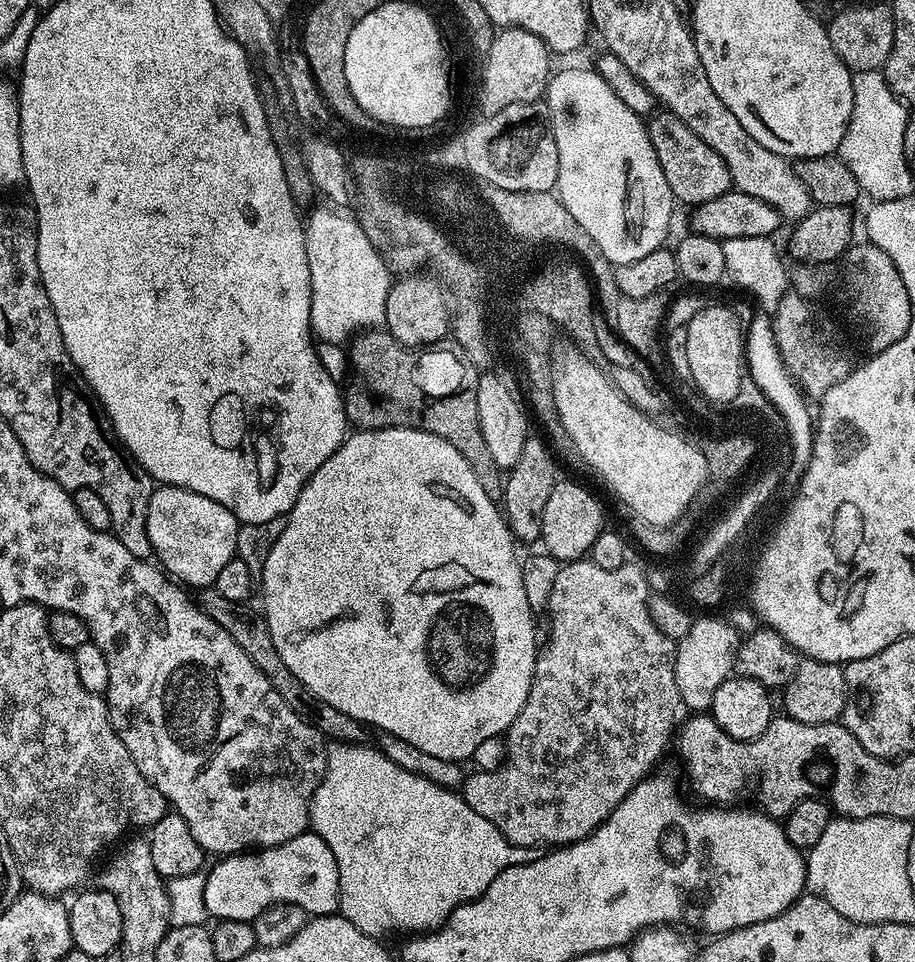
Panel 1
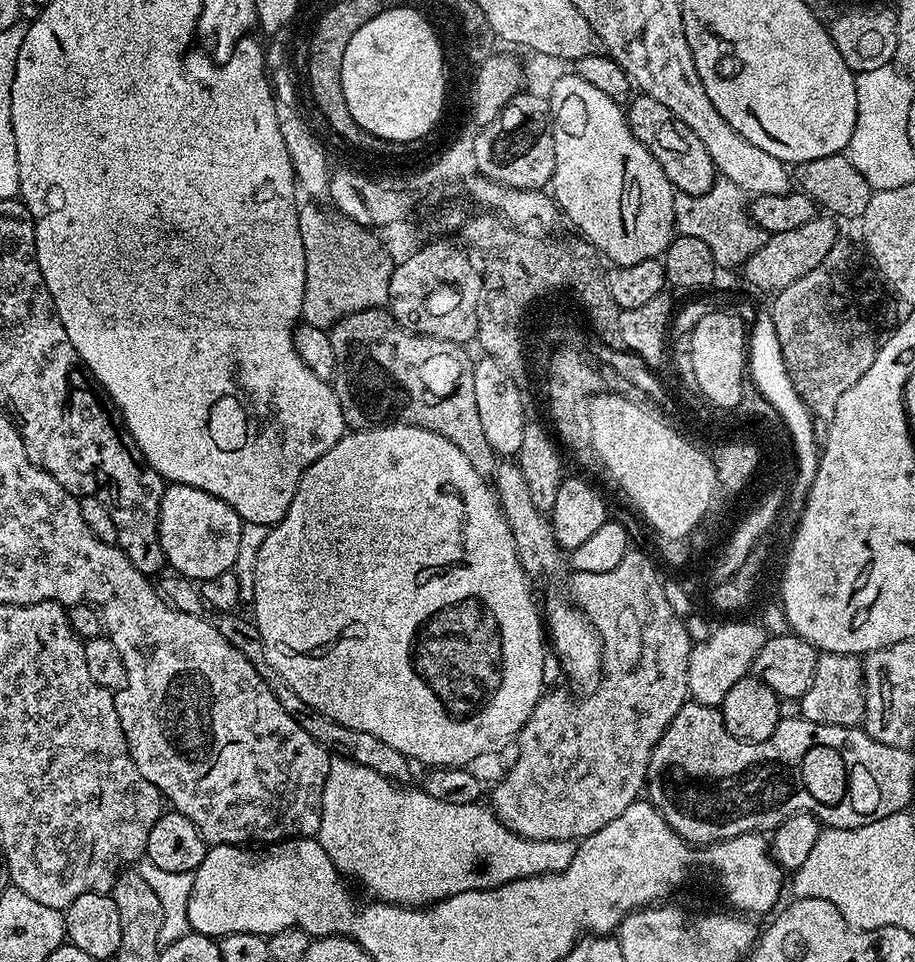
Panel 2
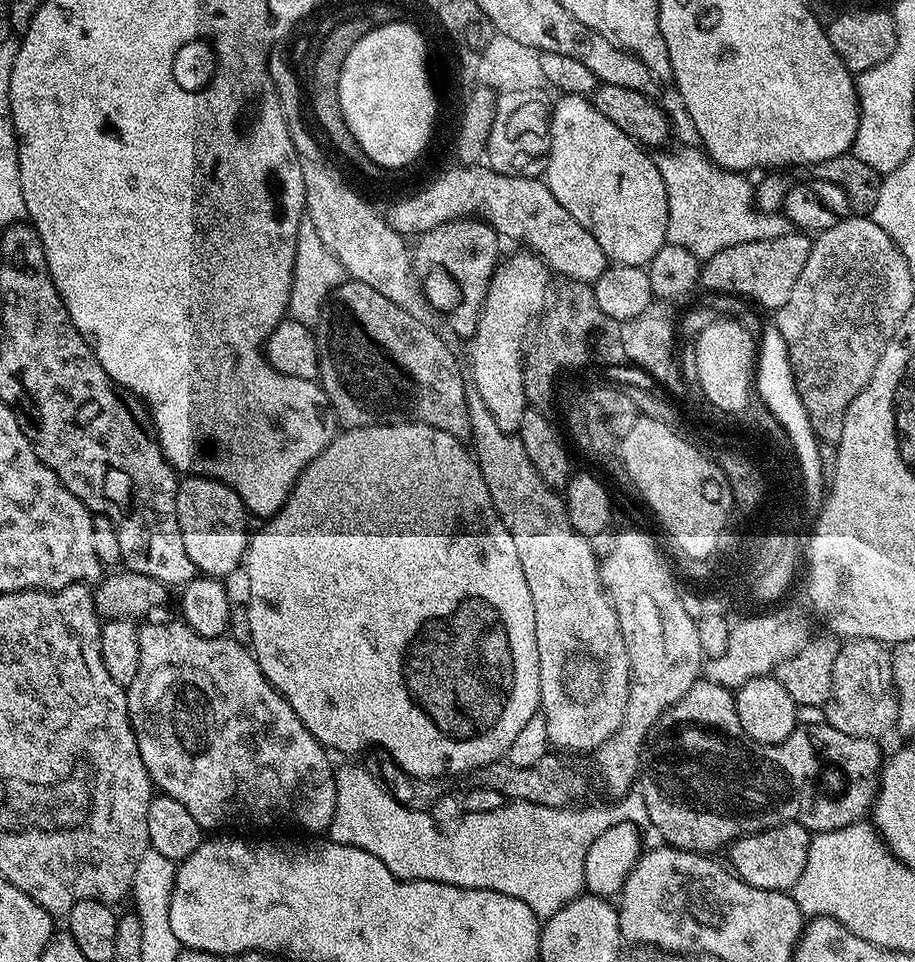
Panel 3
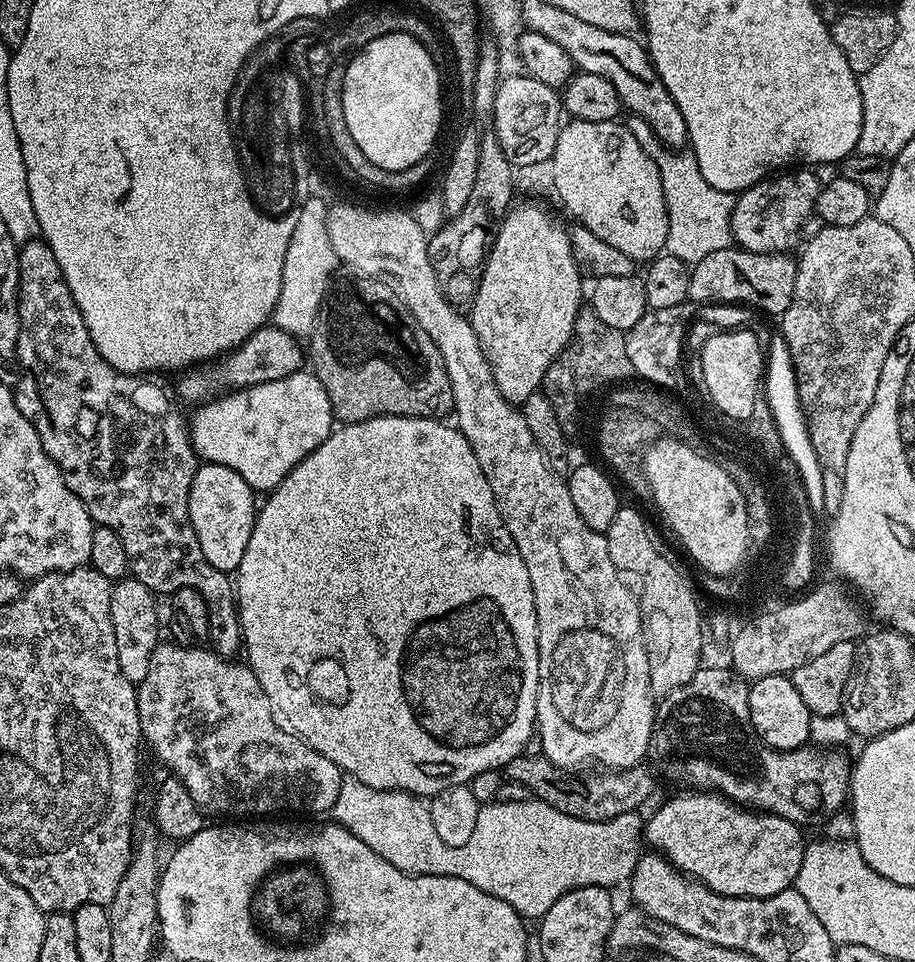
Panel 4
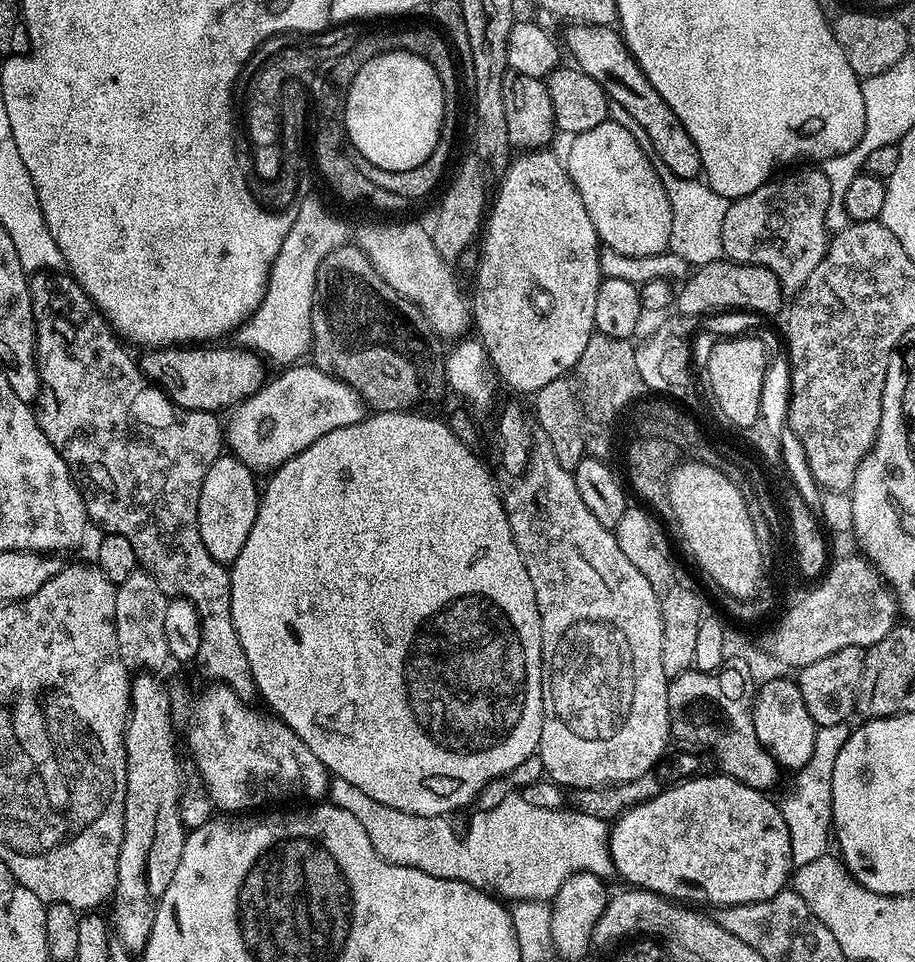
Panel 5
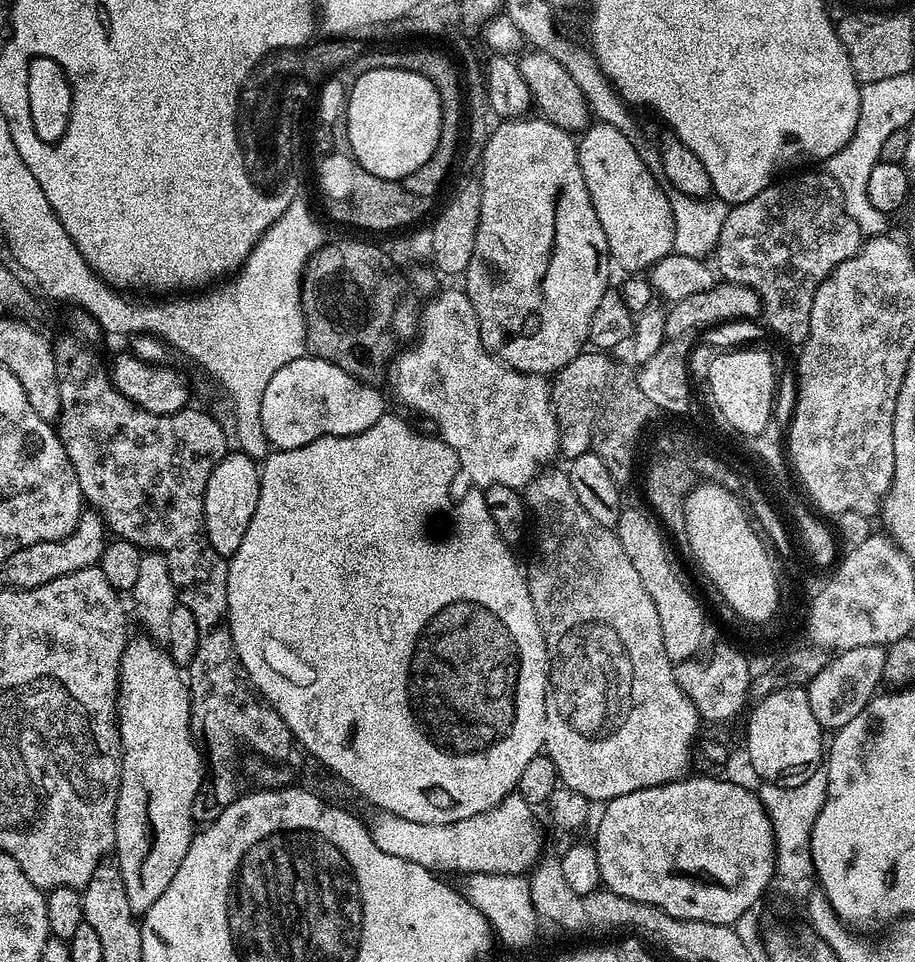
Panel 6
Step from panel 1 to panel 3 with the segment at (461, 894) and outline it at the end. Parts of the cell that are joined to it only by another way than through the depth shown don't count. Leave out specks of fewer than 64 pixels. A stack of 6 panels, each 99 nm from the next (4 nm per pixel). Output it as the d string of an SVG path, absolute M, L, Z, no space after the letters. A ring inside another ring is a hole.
M348 764L345 768L337 767L335 773L336 805L332 824L327 831L327 835L335 844L354 846L366 850L366 854L374 854L374 858L378 858L378 862L382 862L382 866L386 866L386 870L390 870L390 874L394 874L398 880L433 880L459 888L494 890L498 894L518 898L518 902L526 902L526 906L530 906L530 910L534 910L540 918L554 915L563 904L569 904L585 891L586 854L594 838L598 838L598 834L606 834L610 826L633 824L640 829L643 843L648 848L658 848L662 844L660 832L650 822L646 802L636 790L608 802L612 804L602 804L598 808L551 808L506 802L498 810L490 810L486 814L465 815L464 821L453 832L439 832L428 812L410 810L402 806L379 780L369 774L367 767L355 768L354 765Z

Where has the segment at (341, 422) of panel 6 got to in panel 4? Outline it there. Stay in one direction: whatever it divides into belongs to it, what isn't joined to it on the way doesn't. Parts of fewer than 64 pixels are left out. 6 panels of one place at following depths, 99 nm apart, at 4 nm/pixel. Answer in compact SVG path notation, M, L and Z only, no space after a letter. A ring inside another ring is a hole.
M308 370L293 373L278 381L237 388L201 403L190 416L192 445L201 461L230 466L242 474L257 494L271 493L306 457L334 431L330 398Z

